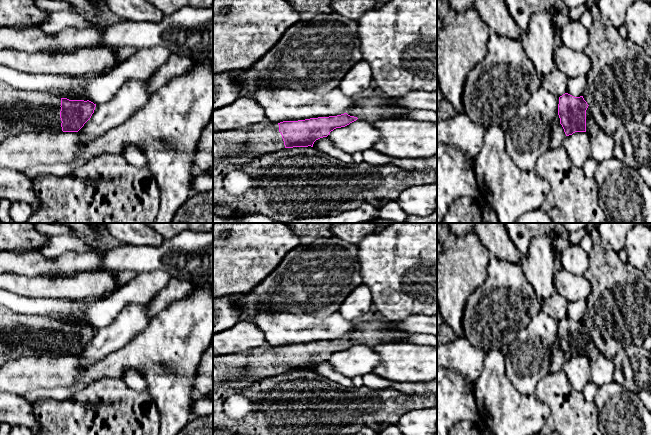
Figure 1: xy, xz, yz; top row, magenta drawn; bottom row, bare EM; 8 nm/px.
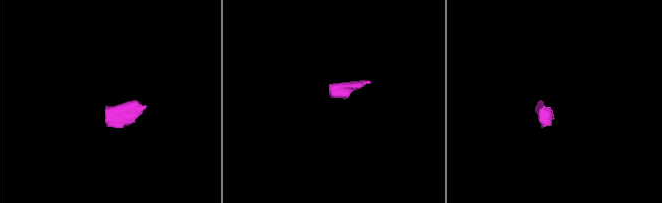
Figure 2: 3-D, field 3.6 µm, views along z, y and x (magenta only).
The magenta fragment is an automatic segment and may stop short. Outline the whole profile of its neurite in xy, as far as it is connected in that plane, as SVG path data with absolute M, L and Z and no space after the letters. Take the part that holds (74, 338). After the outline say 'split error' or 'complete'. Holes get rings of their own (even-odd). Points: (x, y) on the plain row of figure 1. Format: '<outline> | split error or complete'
M0 305L0 366L23 356L78 356L94 337L96 328L69 324L50 316L19 314Z | split error

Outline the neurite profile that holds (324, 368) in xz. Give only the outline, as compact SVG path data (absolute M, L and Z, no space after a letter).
M323 361L316 364L313 371L325 376L329 380L340 384L344 388L353 387L353 380L338 372L335 372L328 361Z

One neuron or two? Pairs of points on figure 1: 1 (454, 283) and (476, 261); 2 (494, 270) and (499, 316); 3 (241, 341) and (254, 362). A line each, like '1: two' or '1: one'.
1: one
2: one
3: two

